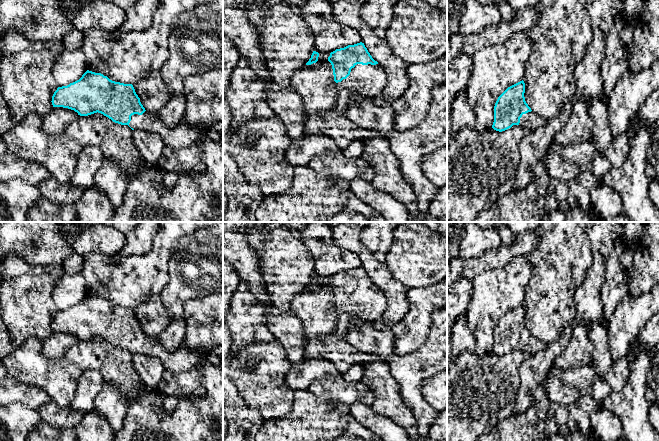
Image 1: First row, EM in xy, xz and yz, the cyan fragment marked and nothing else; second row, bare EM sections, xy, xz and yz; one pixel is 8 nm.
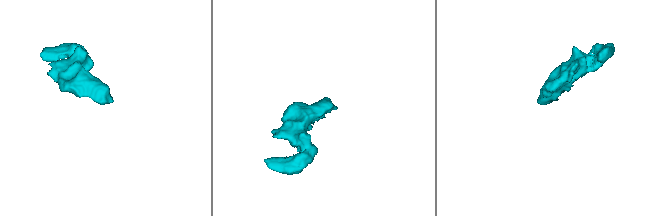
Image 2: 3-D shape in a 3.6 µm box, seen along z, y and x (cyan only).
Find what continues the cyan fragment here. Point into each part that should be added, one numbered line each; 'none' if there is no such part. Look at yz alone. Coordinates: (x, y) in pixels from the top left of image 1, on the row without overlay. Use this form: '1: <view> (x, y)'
1: yz (530, 345)

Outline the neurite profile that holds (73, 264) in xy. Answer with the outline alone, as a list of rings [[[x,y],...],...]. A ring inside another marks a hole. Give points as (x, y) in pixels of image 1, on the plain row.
[[[73,252],[63,262],[64,273],[67,273],[69,275],[80,273],[83,267],[83,263],[84,257]]]

